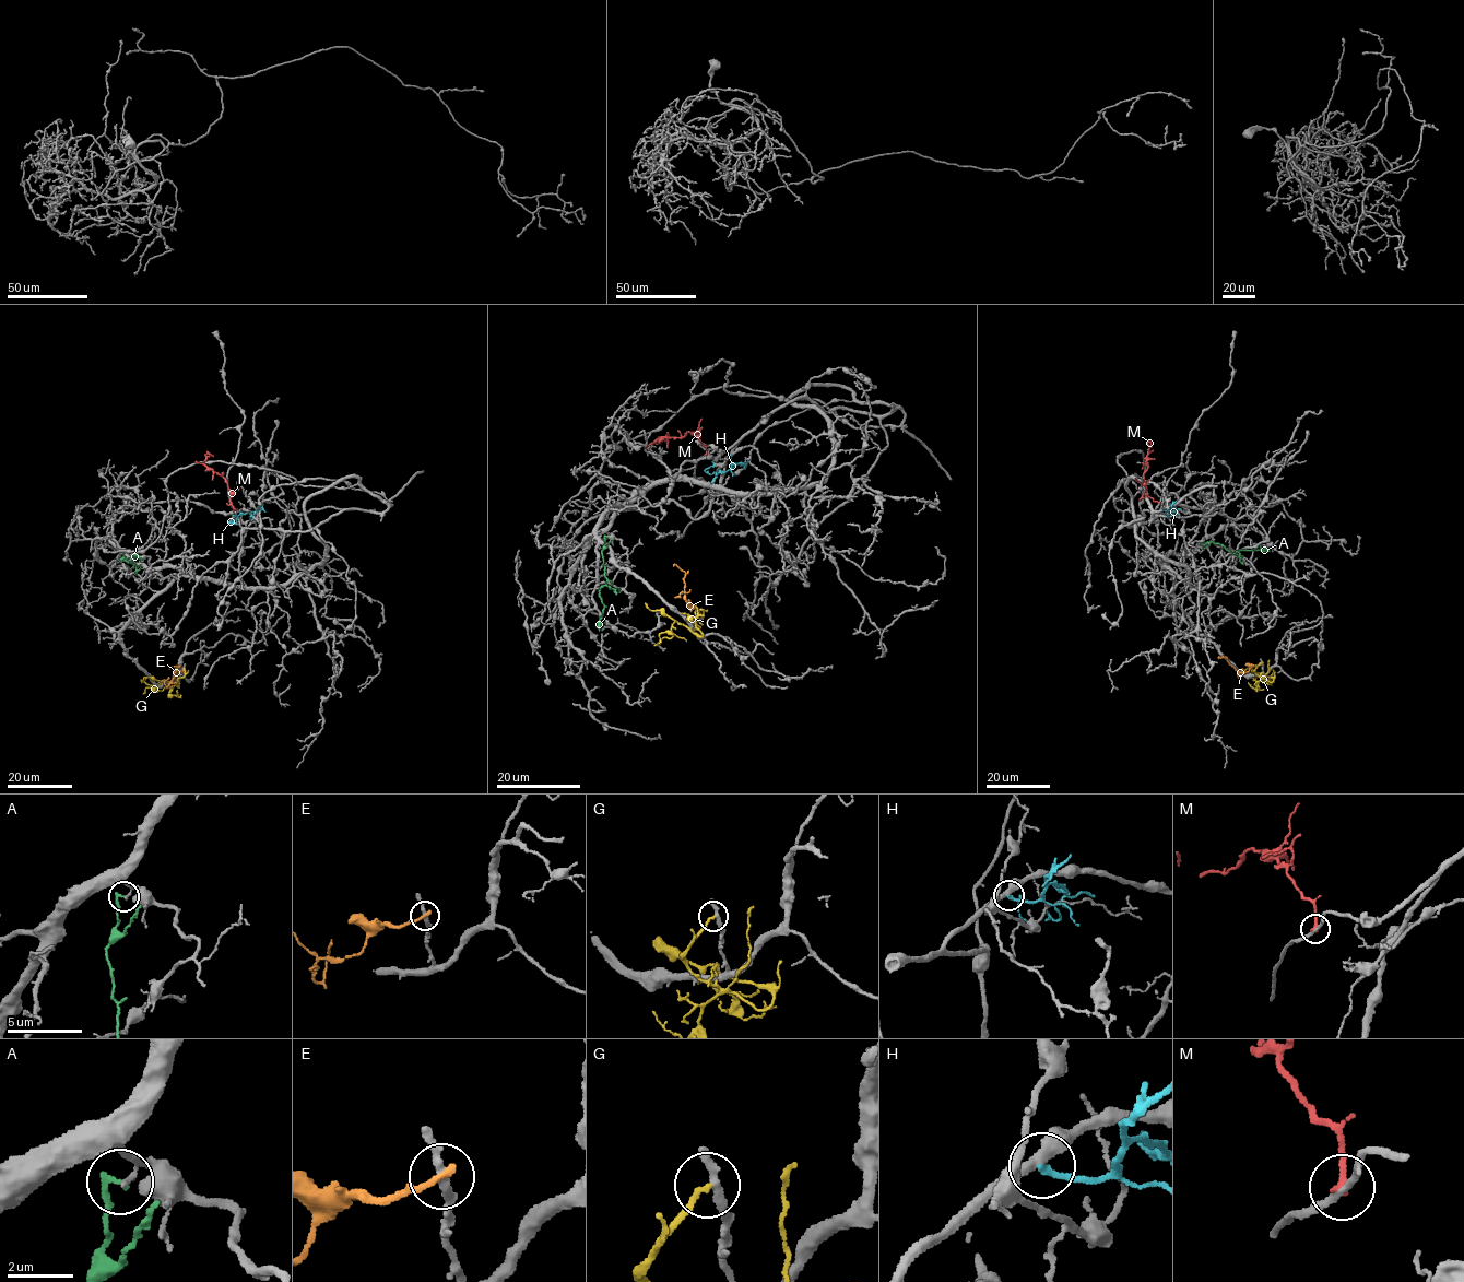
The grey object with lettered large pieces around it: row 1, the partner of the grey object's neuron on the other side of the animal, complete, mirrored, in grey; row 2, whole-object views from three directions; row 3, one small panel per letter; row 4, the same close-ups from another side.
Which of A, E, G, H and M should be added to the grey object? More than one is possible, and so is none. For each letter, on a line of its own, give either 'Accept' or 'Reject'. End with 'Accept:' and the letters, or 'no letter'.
A: Reject
E: Reject
G: Reject
H: Reject
M: Reject
Accept: no letter

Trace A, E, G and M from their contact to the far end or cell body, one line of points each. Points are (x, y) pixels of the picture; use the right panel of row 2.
A: (1201, 544), (1213, 541), (1232, 552), (1242, 549), (1268, 551)
E: (1262, 663), (1238, 672), (1224, 657), (1217, 658)
G: (1261, 662), (1254, 671), (1256, 674), (1273, 681), (1261, 673), (1261, 678), (1270, 679), (1272, 670)
M: (1159, 502), (1146, 494), (1143, 480), (1148, 442), (1150, 446)

